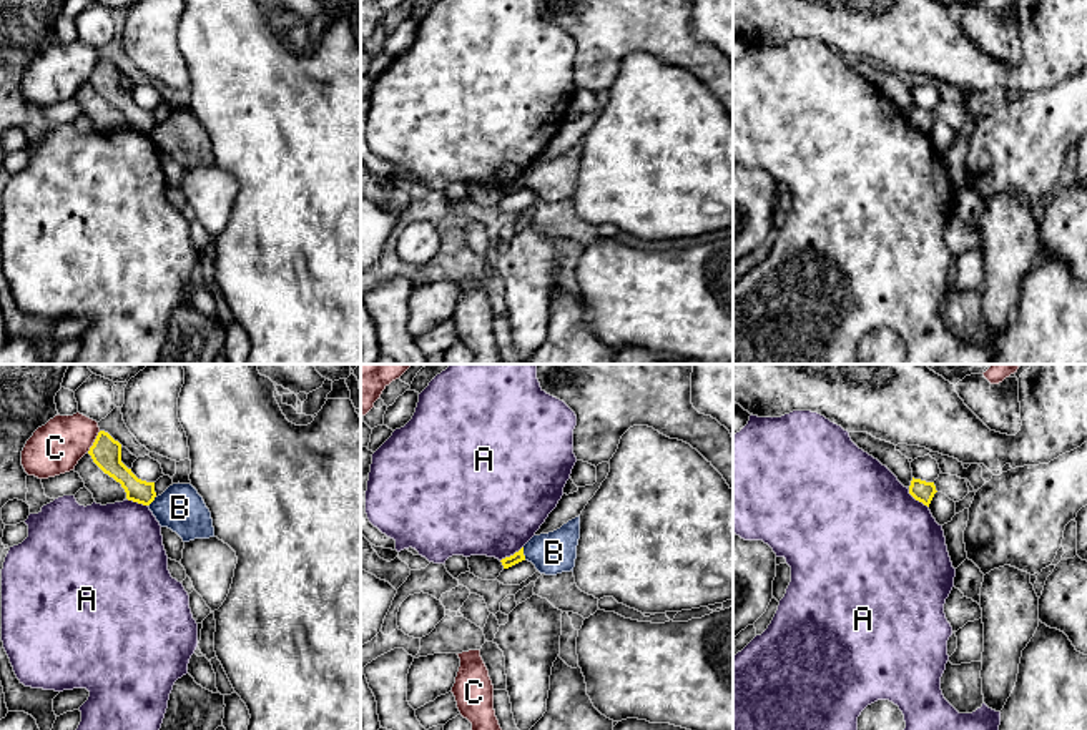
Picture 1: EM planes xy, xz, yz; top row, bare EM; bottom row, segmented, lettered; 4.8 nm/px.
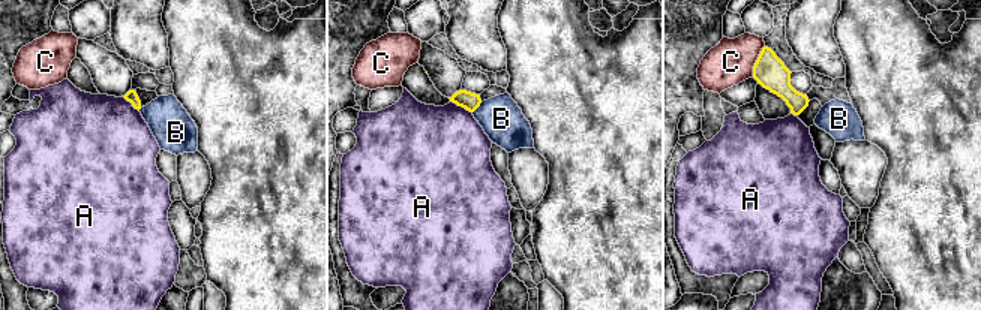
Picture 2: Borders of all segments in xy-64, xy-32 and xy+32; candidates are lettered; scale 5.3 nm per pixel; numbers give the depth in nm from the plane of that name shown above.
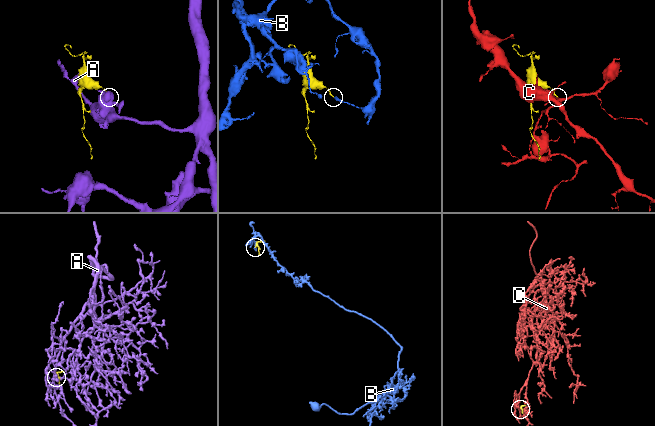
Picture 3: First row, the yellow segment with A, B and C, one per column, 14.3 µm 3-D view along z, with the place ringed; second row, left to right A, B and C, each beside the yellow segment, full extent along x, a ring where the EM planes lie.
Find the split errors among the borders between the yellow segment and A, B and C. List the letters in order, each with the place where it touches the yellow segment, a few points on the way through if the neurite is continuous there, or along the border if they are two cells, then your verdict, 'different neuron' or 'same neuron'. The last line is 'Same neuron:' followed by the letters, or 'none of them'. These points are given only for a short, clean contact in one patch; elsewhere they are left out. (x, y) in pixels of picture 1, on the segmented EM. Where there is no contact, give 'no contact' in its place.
A: meets yellow in yz at (918, 499); different neuron
B: meets yellow in xz at (522, 554); border along xz (522, 547), (526, 559); different neuron
C: meets yellow in xy at (95, 441); border along xy (100, 431), (87, 451); different neuron
Same neuron: none of them

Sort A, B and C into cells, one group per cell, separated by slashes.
A / B / C

